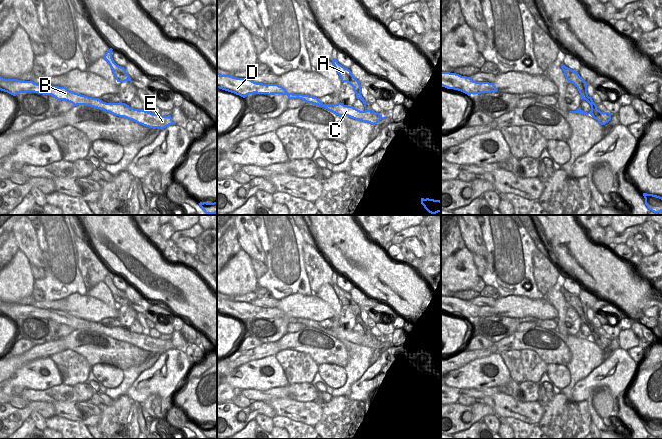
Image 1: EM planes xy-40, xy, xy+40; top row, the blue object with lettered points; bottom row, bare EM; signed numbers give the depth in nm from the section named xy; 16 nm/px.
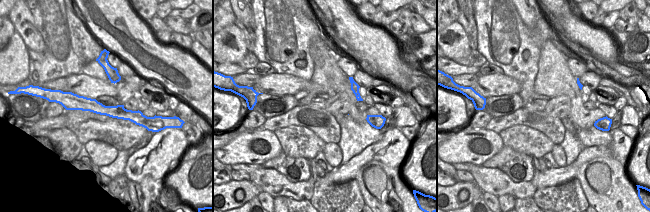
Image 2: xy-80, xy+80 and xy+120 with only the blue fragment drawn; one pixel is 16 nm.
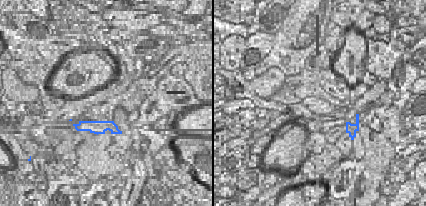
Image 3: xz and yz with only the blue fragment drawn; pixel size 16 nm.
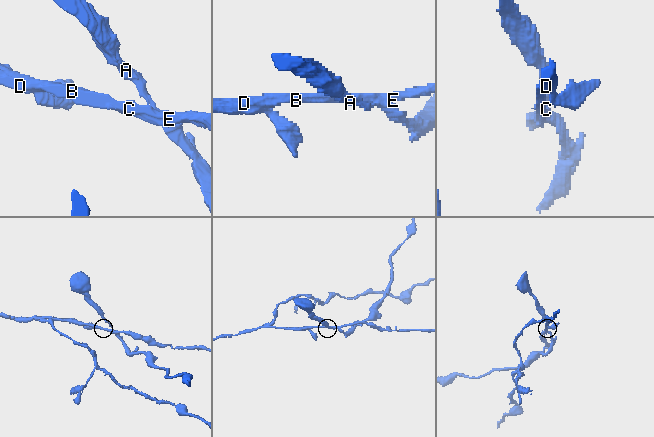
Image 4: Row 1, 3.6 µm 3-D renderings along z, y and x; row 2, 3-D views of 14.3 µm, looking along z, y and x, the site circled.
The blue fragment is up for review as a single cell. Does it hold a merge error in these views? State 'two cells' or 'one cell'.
two cells

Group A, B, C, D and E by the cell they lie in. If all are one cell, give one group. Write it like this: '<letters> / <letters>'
A / B C D E

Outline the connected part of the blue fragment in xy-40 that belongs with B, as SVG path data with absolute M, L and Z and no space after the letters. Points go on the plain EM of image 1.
M0 301L0 314L7 316L13 320L18 317L34 316L43 319L51 319L57 324L65 324L72 327L74 330L85 329L91 330L100 334L104 334L115 340L124 341L138 348L149 352L160 352L161 354L173 349L171 339L162 340L153 338L143 333L134 333L129 329L119 327L106 327L99 322L88 321L68 314L66 311L41 309L33 305L22 305L17 303L5 303Z

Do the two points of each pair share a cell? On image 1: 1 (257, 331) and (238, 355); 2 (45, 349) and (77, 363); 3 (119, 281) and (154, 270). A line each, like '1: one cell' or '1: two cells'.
1: two cells
2: two cells
3: two cells

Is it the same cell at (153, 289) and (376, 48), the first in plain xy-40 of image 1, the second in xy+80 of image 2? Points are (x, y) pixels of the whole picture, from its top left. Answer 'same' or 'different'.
same

